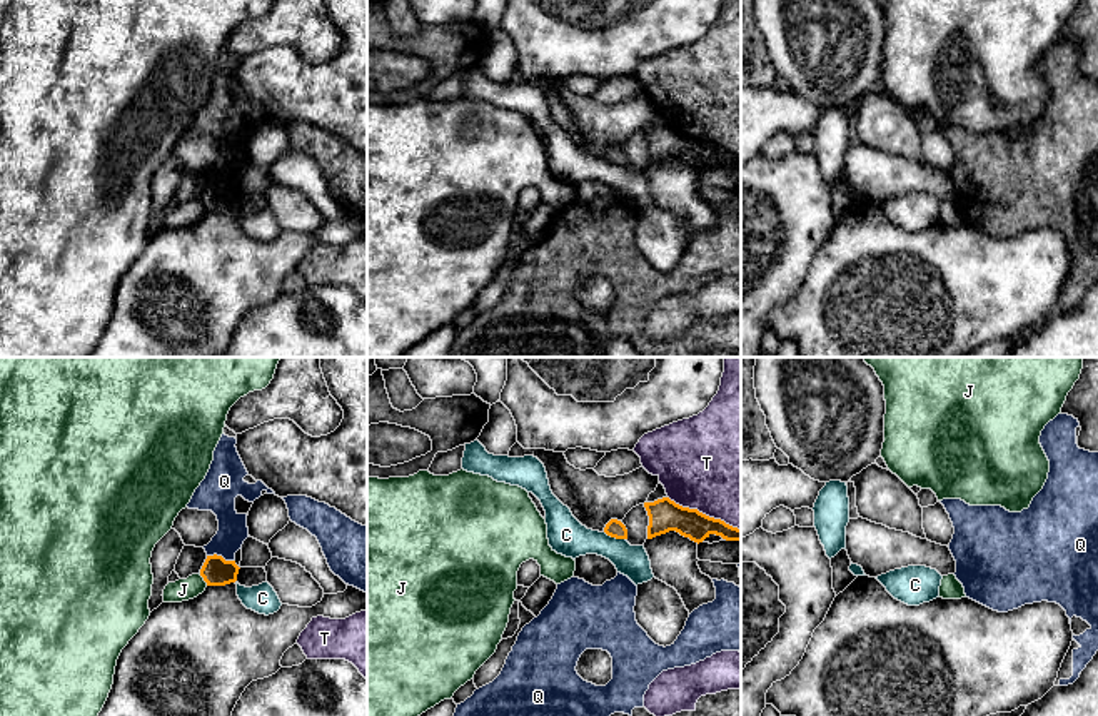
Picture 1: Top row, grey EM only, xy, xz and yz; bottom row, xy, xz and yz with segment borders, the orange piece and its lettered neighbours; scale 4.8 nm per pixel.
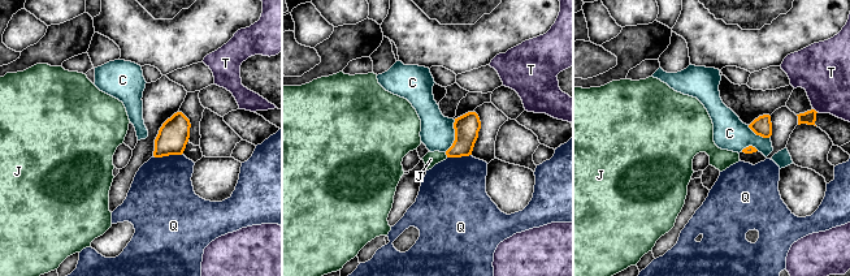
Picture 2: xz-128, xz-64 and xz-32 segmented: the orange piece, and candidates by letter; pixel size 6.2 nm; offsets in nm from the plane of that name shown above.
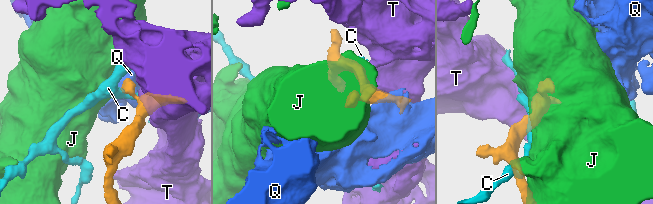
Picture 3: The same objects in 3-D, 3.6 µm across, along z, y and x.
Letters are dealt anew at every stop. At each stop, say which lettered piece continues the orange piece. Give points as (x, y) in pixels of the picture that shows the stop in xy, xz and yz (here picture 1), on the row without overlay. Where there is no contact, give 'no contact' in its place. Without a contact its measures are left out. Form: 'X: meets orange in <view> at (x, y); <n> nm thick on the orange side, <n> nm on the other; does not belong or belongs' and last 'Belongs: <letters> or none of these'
C: meets orange in xz at (614, 162); 90 nm thick on the orange side, 180 nm on the other; does not belong
J: meets orange in xy at (204, 206); 140 nm thick on the orange side, 110 nm on the other; does not belong
Q: meets orange in xy at (221, 182); 140 nm thick on the orange side, 140 nm on the other; does not belong
T: meets orange in xz at (705, 141); 160 nm thick on the orange side, 500 nm on the other; does not belong
Belongs: none of these

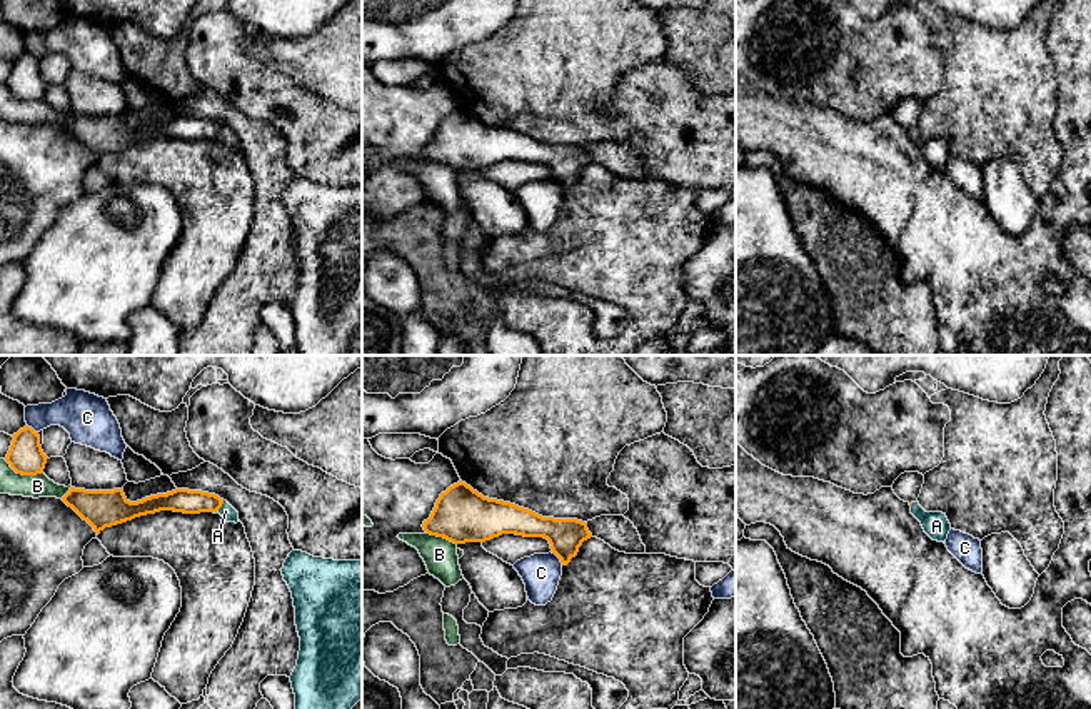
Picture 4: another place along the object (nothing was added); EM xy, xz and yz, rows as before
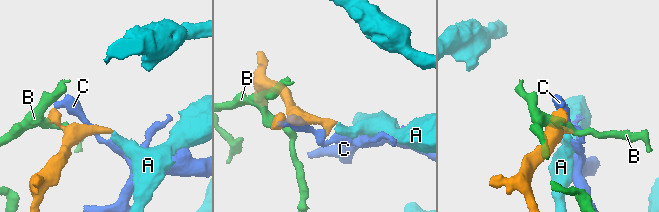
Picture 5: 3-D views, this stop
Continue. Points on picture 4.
A: meets orange in xy at (221, 132); 120 nm thick on the orange side, 70 nm on the other; belongs
B: meets orange in xy at (24, 100); 170 nm thick on the orange side, 110 nm on the other; does not belong
C: meets orange in xz at (558, 182); 170 nm thick on the orange side, 190 nm on the other; does not belong
Belongs: A

